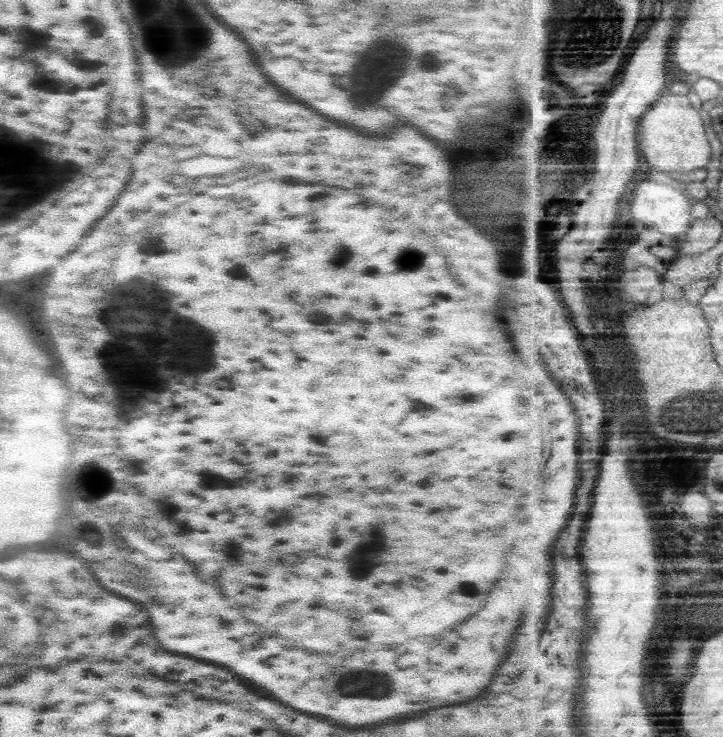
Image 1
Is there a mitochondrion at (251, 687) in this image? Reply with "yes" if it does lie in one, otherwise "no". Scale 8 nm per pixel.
no

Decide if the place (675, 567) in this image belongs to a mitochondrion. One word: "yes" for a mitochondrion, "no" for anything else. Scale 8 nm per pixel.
no

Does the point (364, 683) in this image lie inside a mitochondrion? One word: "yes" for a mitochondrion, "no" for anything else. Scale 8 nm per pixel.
yes

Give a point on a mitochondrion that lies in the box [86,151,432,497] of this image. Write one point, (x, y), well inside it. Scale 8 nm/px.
(203, 355)

